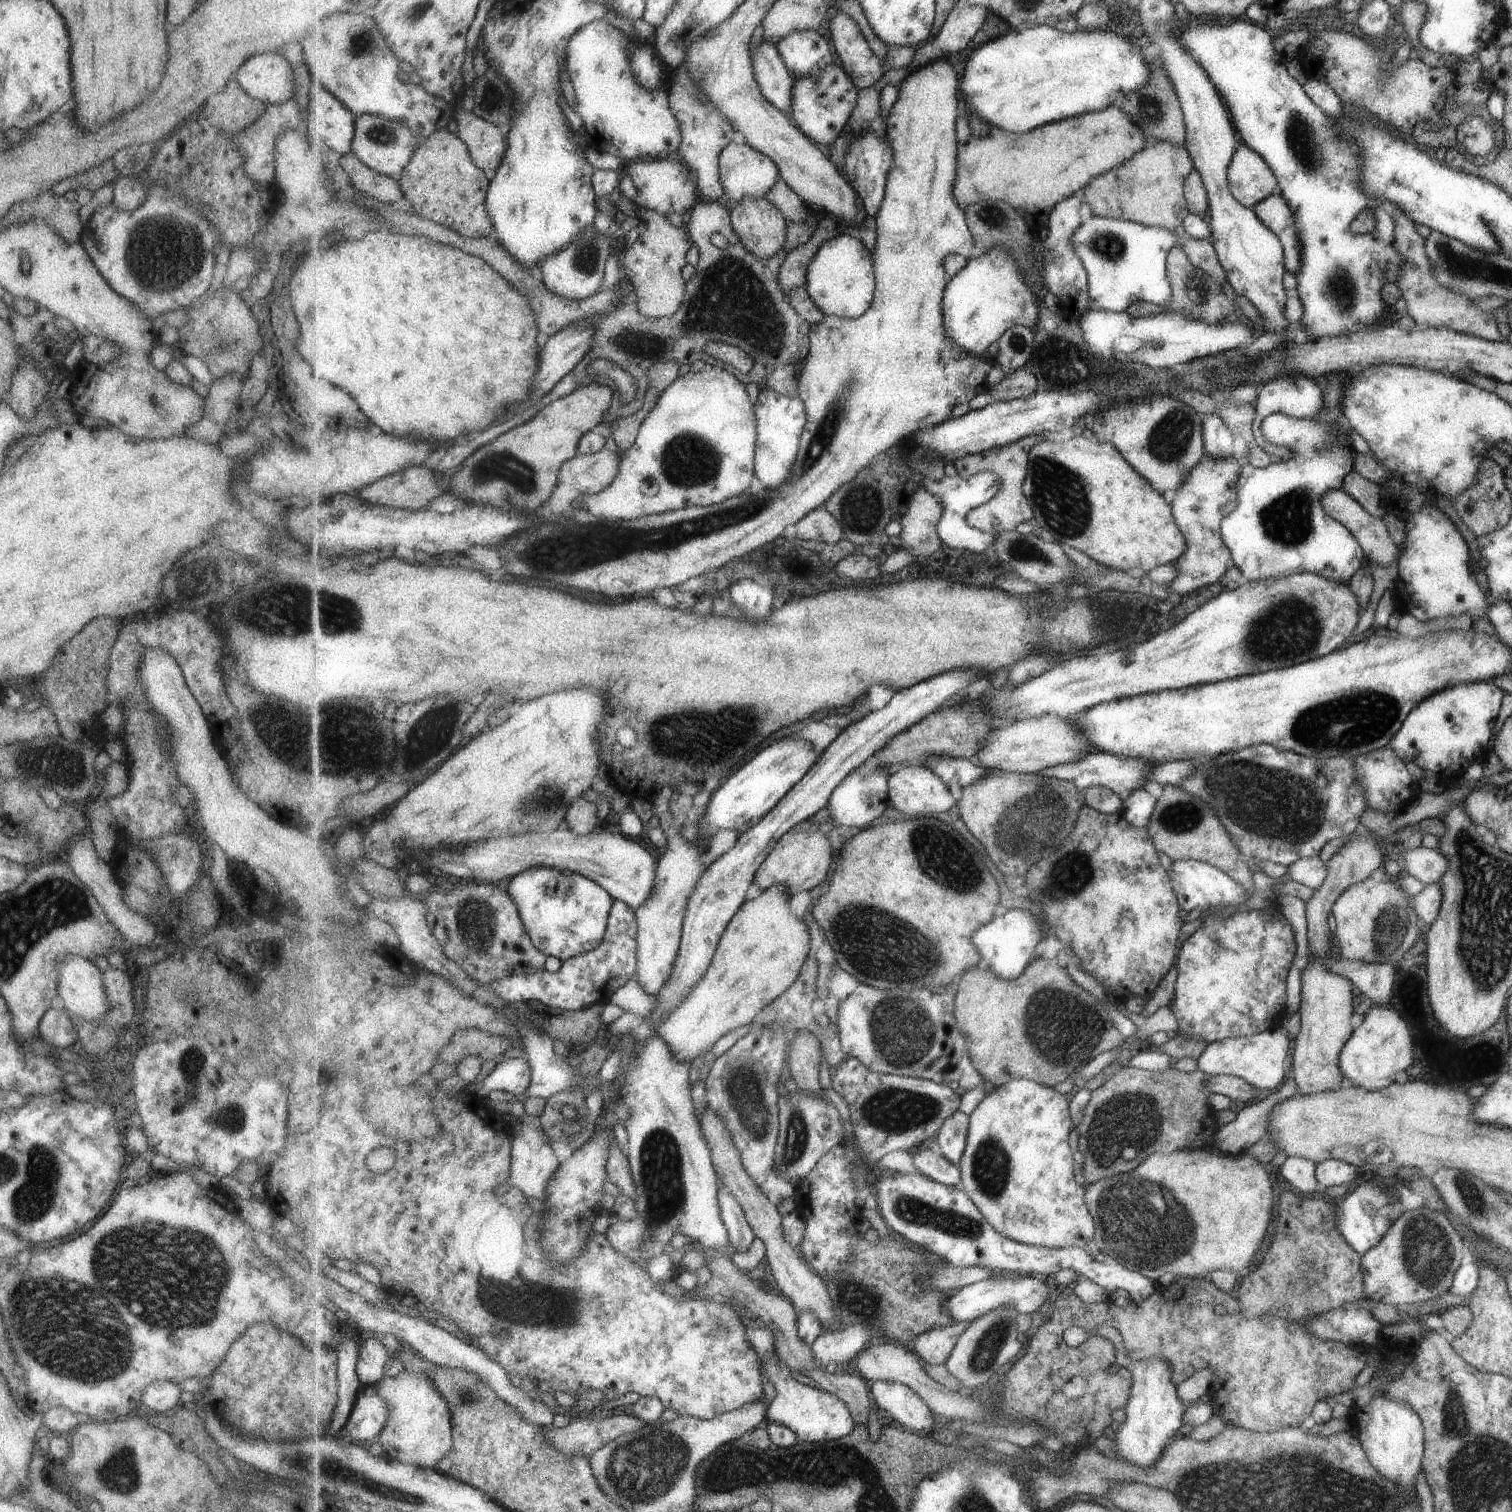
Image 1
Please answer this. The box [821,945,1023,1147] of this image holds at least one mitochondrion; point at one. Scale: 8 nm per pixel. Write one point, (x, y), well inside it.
(899, 1034)

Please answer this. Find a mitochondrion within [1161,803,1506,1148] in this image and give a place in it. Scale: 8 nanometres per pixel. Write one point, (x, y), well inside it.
(1391, 925)

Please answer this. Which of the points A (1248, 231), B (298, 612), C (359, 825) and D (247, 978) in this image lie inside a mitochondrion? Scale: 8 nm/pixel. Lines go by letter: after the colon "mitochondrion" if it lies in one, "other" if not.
A: other
B: mitochondrion
C: other
D: other

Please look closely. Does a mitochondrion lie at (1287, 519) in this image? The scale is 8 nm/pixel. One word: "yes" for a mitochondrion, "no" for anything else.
yes

